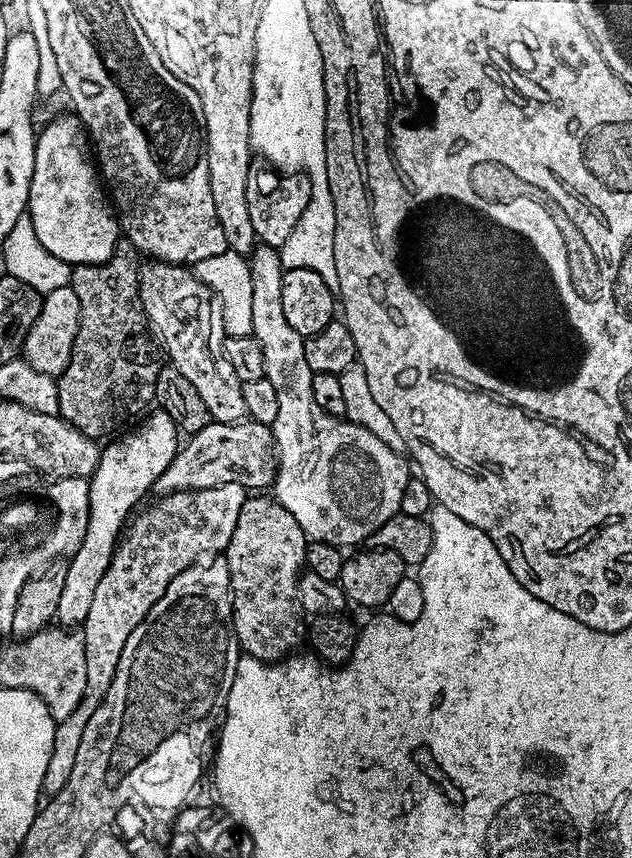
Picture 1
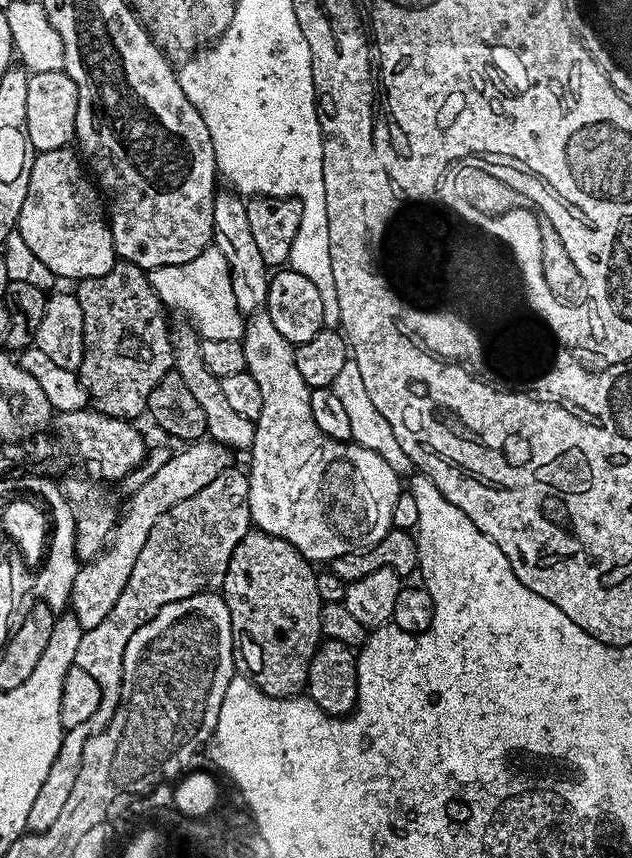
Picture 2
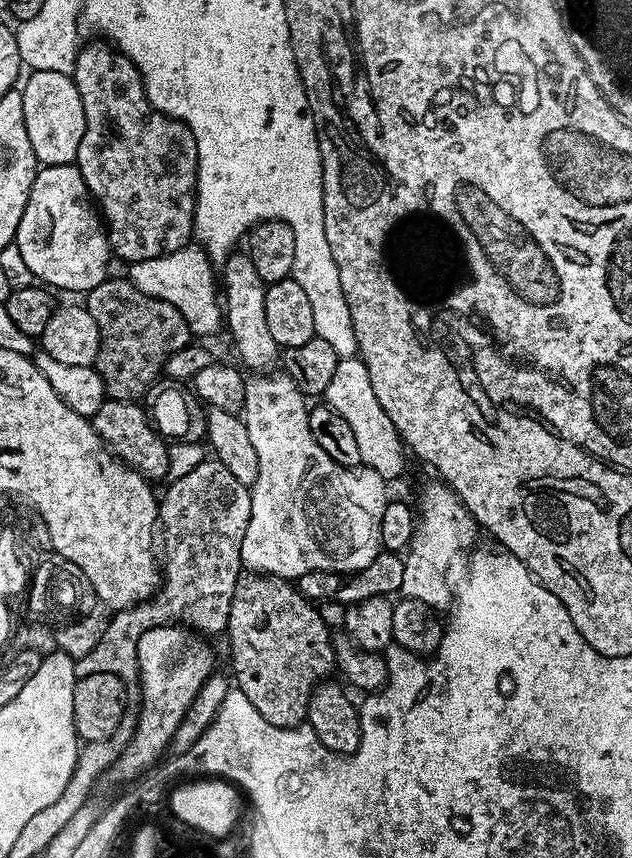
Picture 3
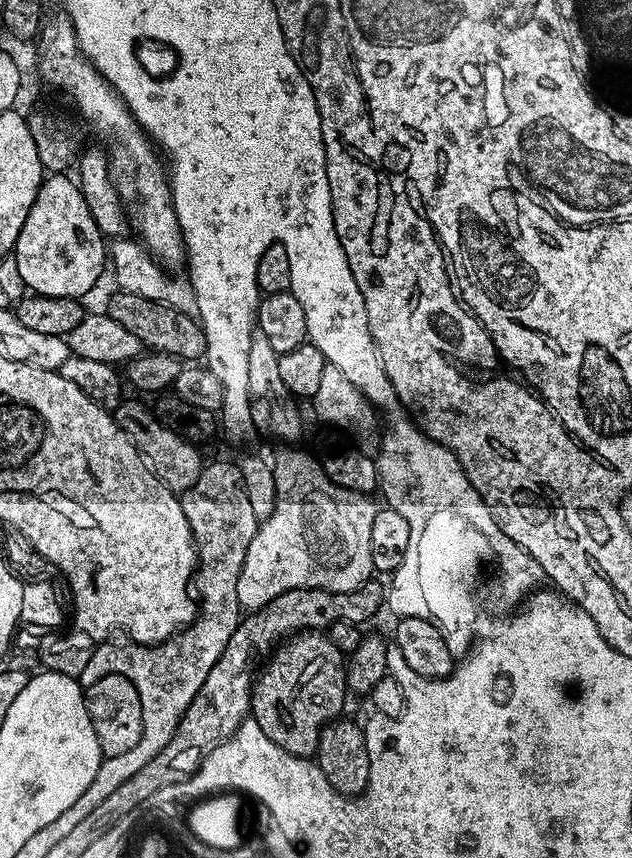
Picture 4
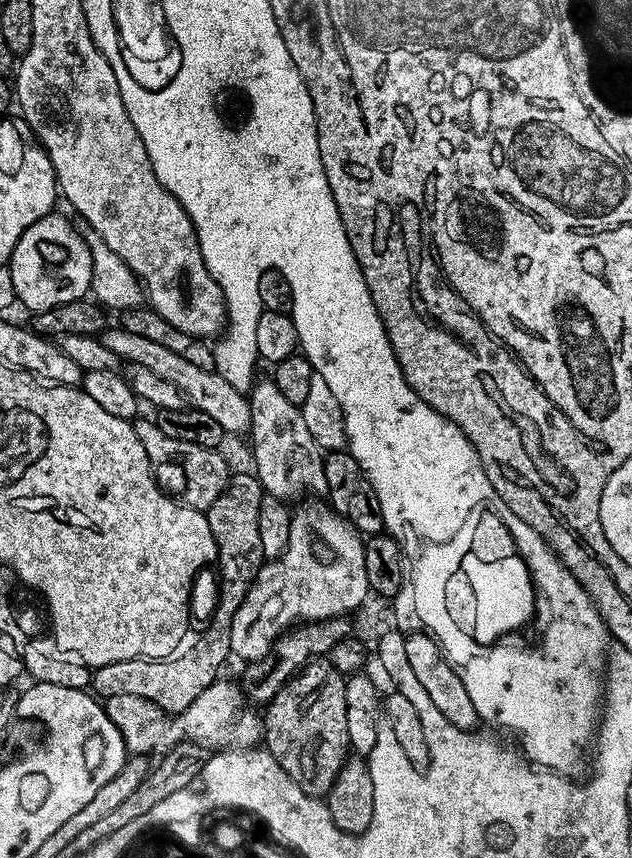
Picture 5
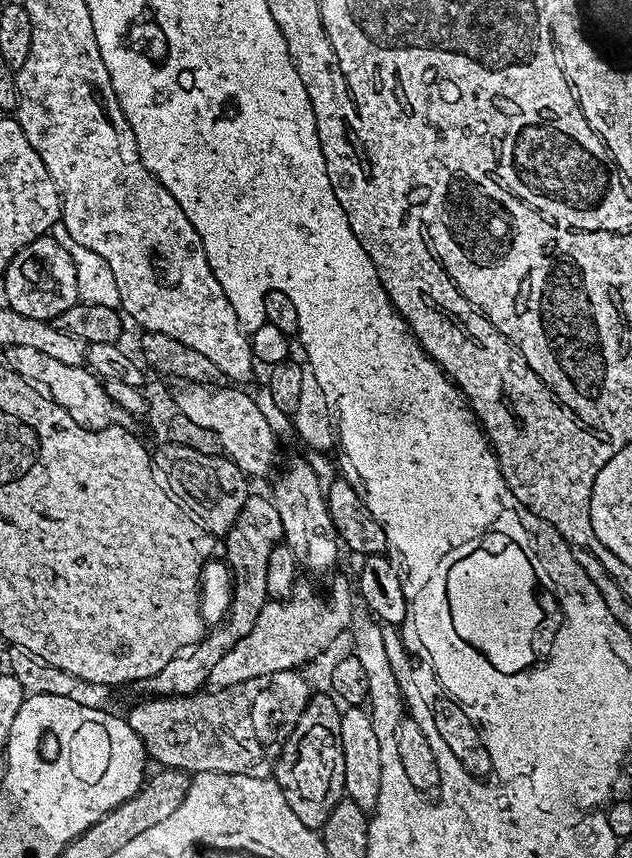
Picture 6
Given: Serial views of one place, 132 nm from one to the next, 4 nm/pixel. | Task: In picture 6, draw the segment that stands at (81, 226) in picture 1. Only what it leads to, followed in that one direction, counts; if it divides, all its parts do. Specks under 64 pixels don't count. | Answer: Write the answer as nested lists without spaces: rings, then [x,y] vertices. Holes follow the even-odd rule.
[[[52,234],[40,236],[22,250],[18,250],[18,254],[14,254],[14,258],[8,264],[8,269],[2,274],[2,278],[6,282],[8,307],[26,318],[38,318],[50,322],[58,314],[62,314],[62,310],[70,310],[70,306],[77,304],[80,299],[78,278],[74,270],[71,251],[67,247],[63,248],[54,237],[55,235]]]

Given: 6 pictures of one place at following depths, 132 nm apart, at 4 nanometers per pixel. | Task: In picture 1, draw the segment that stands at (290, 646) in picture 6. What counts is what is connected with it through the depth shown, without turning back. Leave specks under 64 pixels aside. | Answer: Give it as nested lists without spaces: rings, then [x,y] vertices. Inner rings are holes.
[[[257,243],[247,261],[252,275],[252,335],[258,346],[262,346],[264,379],[274,386],[278,394],[278,418],[274,418],[270,426],[276,443],[274,499],[286,506],[290,514],[294,514],[294,519],[298,521],[298,526],[302,526],[309,541],[333,544],[341,550],[347,549],[347,544],[363,545],[374,534],[374,530],[382,526],[382,522],[400,512],[402,490],[406,490],[406,482],[410,479],[409,465],[401,453],[390,450],[390,446],[386,446],[382,438],[374,438],[370,430],[347,418],[326,414],[326,410],[314,402],[314,374],[310,366],[306,366],[305,337],[300,336],[298,330],[290,326],[290,322],[286,322],[286,314],[282,310],[282,278],[286,269],[280,263],[279,251],[268,244]]]

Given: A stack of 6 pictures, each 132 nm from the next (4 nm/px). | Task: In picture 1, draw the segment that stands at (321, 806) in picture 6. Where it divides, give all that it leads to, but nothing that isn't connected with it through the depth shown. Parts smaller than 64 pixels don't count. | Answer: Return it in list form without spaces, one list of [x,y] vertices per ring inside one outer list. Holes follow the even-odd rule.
[[[268,494],[249,495],[242,510],[238,510],[238,522],[226,549],[230,574],[228,591],[232,593],[232,625],[241,649],[259,660],[279,662],[295,653],[299,649],[296,647],[306,640],[306,613],[299,602],[299,580],[306,568],[304,559],[310,541],[294,514],[271,495],[264,495]]]

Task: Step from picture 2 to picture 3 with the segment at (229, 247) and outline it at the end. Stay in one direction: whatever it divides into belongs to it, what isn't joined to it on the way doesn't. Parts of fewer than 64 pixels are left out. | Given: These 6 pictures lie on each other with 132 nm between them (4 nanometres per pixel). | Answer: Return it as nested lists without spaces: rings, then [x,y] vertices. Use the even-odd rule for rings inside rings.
[[[236,250],[223,261],[222,272],[222,320],[226,325],[226,332],[232,335],[232,344],[240,355],[239,363],[245,369],[260,374],[271,369],[278,360],[278,345],[270,334],[266,322],[266,287],[262,278],[258,278],[258,270],[252,259],[243,251]],[[244,364],[245,365],[244,365]],[[272,364],[272,365],[271,365]],[[248,367],[248,368],[247,368]]]

